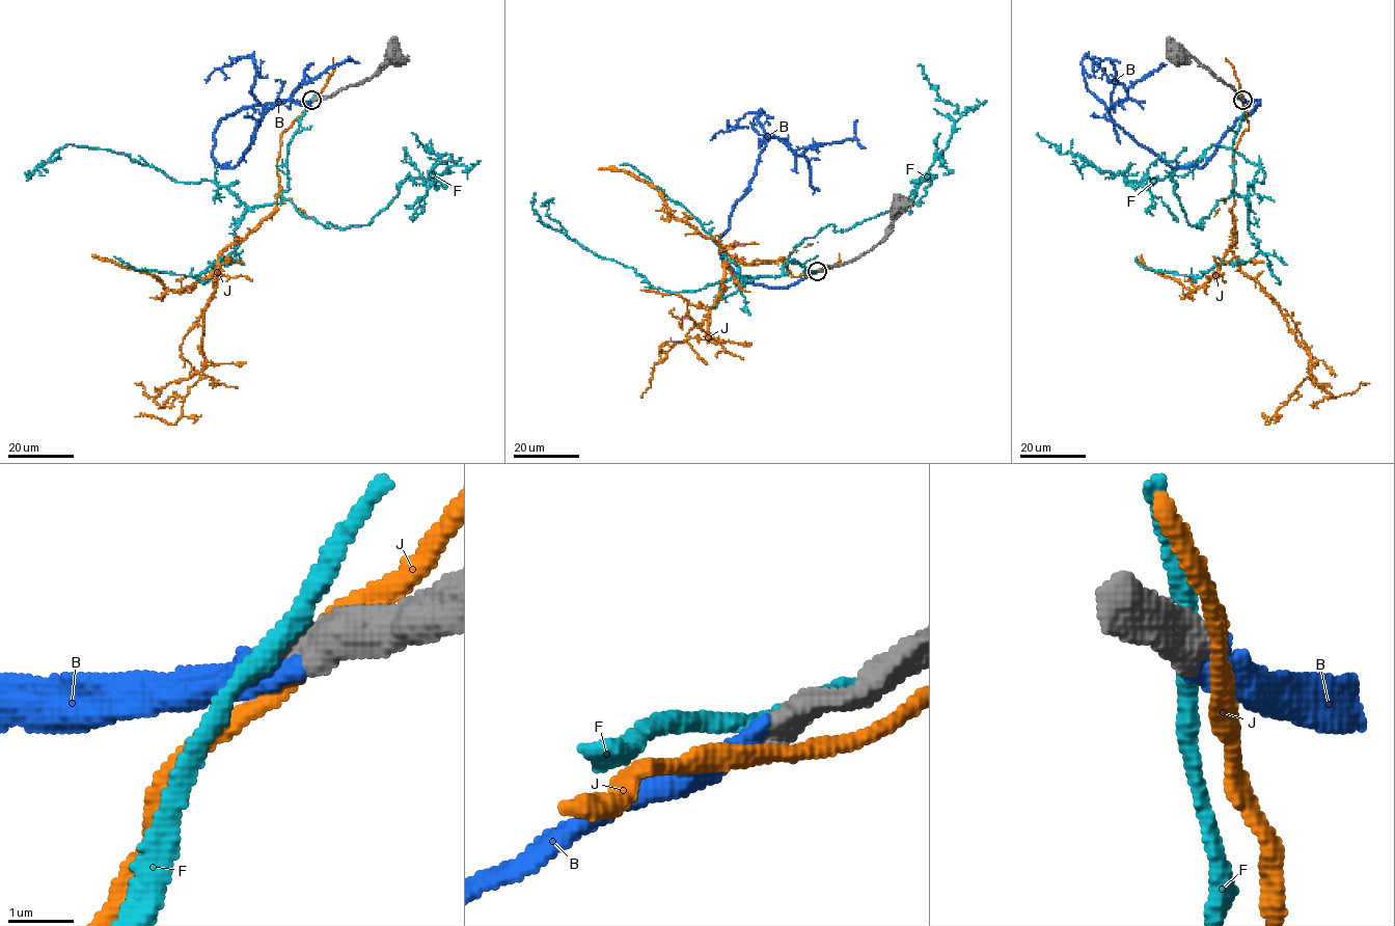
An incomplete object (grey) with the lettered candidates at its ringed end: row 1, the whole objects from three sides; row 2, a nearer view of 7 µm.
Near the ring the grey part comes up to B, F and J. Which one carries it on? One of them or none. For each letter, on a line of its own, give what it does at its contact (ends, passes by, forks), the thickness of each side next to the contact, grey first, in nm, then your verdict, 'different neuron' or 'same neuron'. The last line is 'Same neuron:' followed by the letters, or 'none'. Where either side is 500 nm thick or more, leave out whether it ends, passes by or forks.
B: 550 nm thick on the grey side, 440 nm on the other; same neuron
F: 600 nm thick on the grey side, 280 nm on the other; different neuron
J: 600 nm thick on the grey side, 320 nm on the other; different neuron
Same neuron: B

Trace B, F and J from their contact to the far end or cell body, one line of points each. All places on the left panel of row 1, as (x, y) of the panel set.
B: (311, 100), (227, 113), (213, 146), (223, 167), (240, 161), (261, 120), (254, 60), (237, 57), (204, 79)
F: (311, 100), (288, 145), (280, 193), (326, 226), (367, 224), (408, 175), (432, 182), (454, 163), (411, 132)
J: (312, 100), (281, 134), (277, 206), (220, 253), (203, 312), (204, 377), (188, 388), (174, 425), (135, 416)

